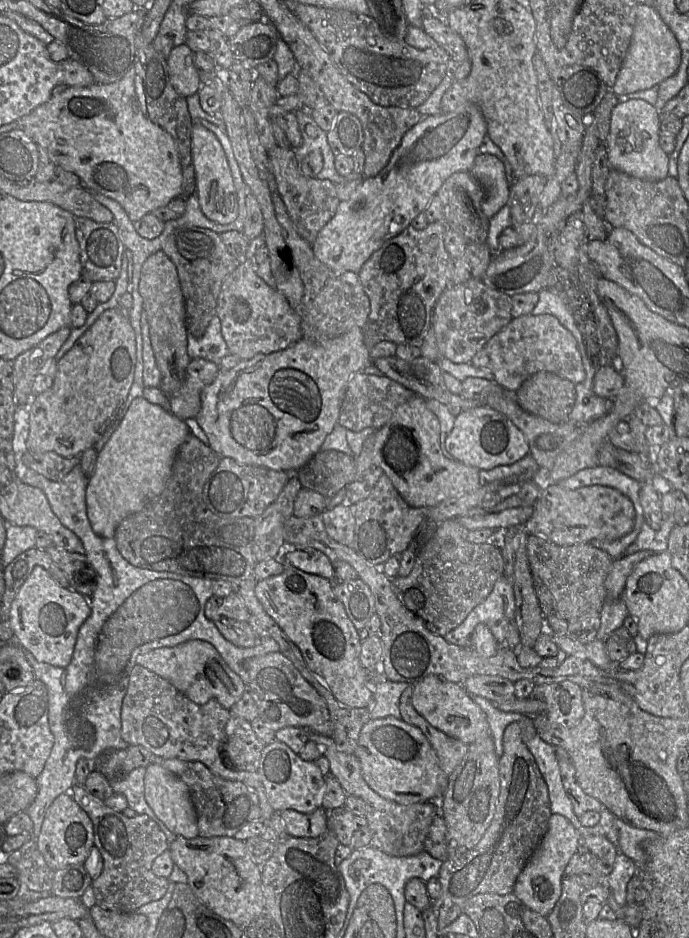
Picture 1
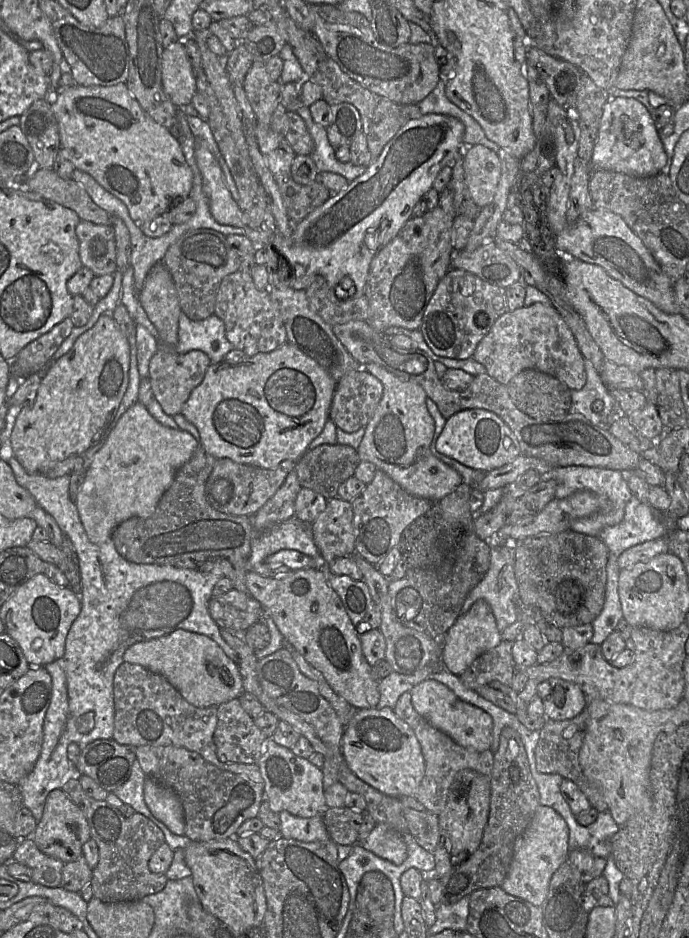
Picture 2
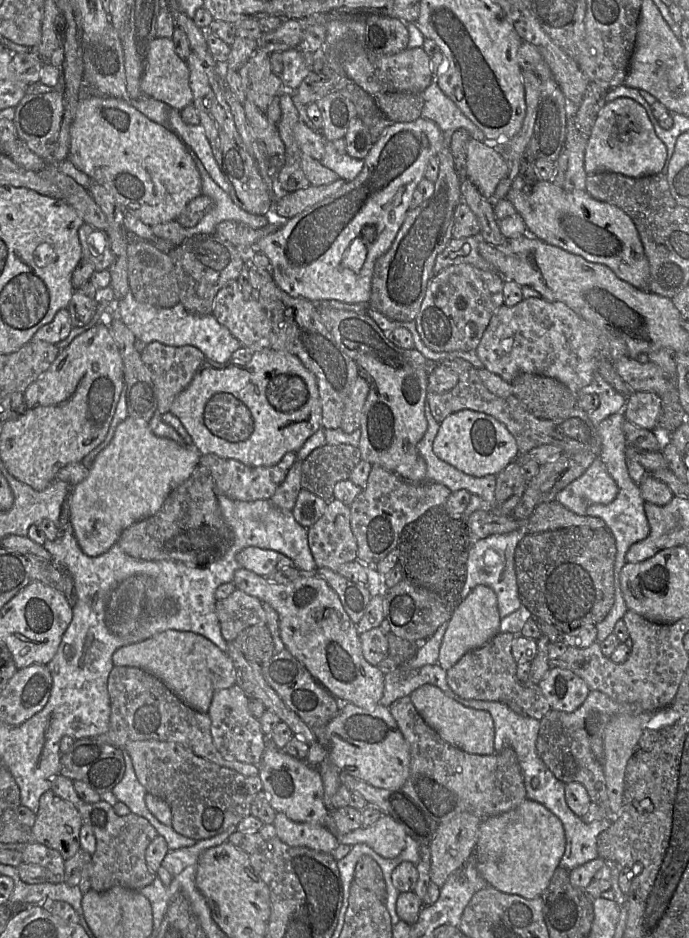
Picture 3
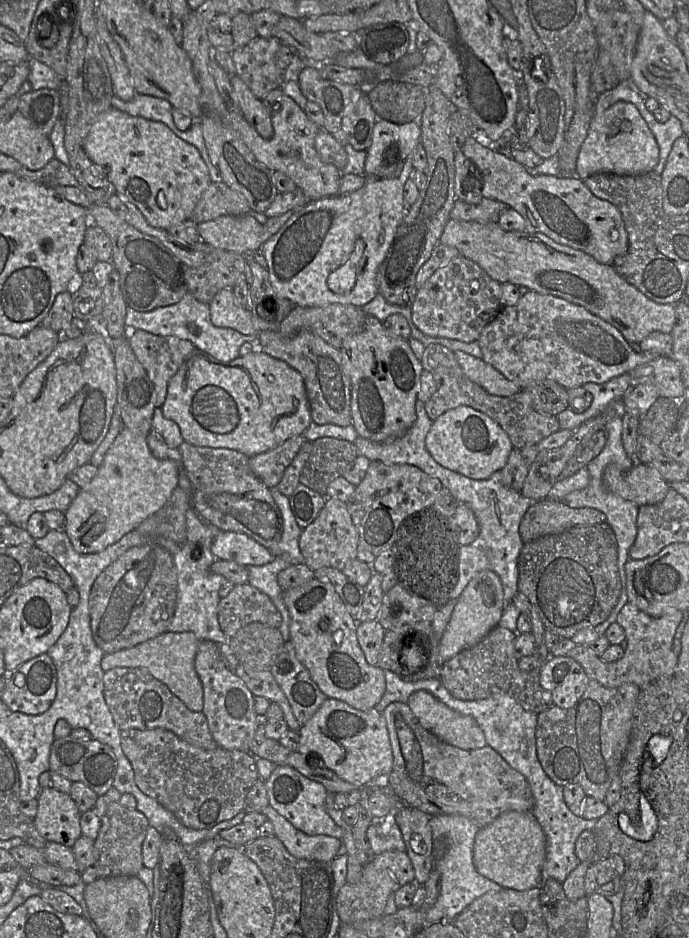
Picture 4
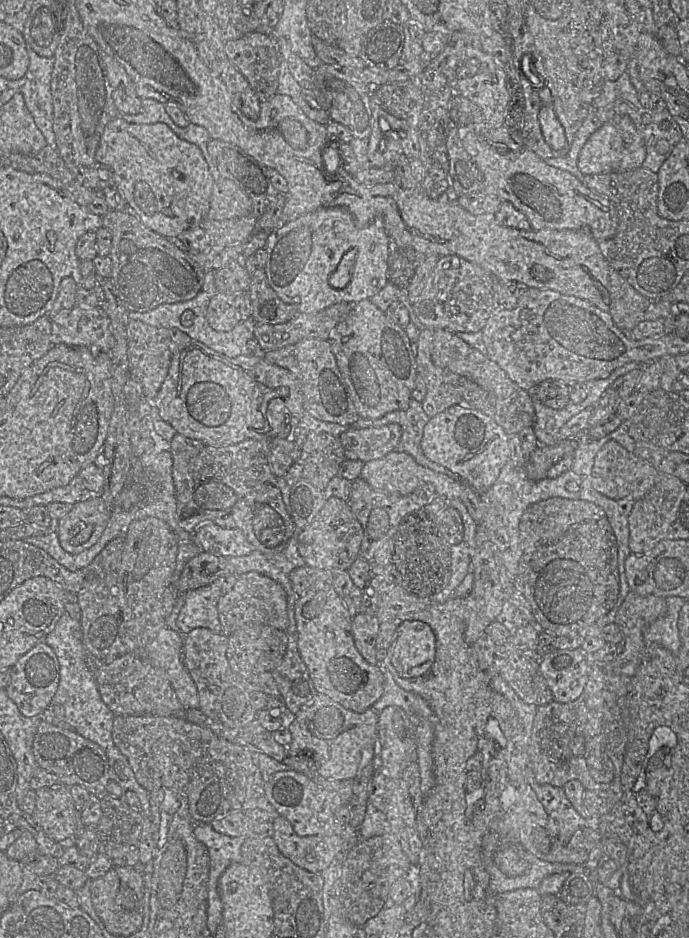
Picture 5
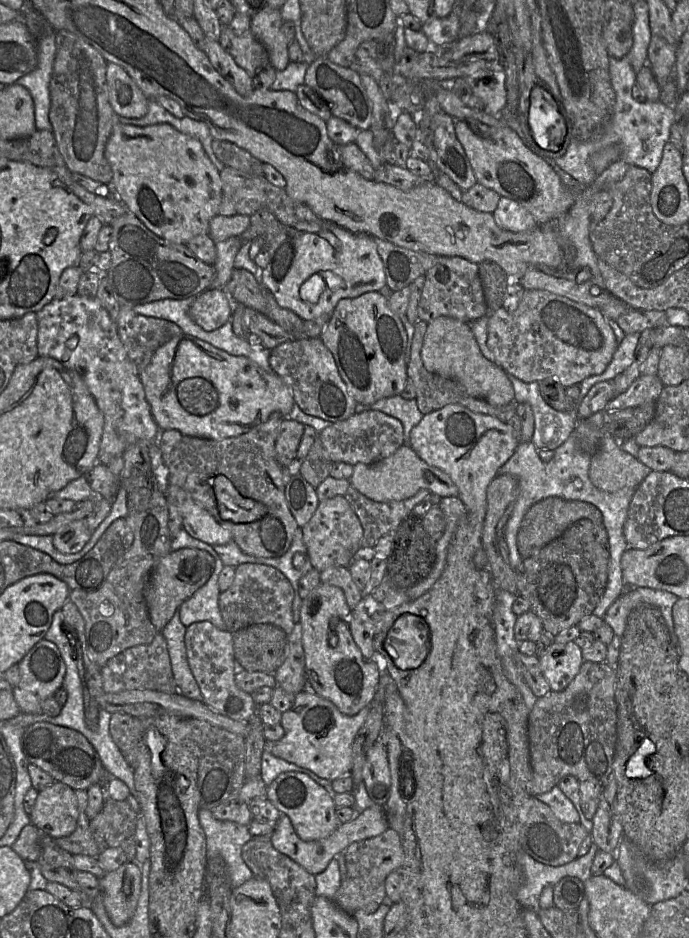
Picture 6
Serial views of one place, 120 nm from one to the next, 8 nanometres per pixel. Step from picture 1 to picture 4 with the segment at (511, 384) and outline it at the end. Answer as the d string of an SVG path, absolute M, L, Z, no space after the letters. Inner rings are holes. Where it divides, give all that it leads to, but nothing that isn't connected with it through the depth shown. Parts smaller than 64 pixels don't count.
M533 290L521 295L514 306L502 306L483 328L478 342L483 353L482 359L517 384L521 390L542 380L556 381L567 389L583 386L588 382L604 383L615 376L628 373L639 365L662 357L652 352L635 351L617 328L584 307Z

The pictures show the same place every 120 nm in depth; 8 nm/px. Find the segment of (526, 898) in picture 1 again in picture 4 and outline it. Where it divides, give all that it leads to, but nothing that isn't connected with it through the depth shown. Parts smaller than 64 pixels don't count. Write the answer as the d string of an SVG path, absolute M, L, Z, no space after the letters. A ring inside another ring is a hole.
M509 811L478 831L473 849L473 863L479 874L503 889L519 891L542 884L542 867L546 857L546 836L530 812Z

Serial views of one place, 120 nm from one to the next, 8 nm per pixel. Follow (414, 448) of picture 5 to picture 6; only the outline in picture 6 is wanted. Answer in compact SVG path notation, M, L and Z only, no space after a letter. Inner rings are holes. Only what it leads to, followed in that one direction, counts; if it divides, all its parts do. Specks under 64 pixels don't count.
M396 395L382 398L369 406L370 409L381 411L401 421L404 428L404 444L409 445L411 430L423 417L416 399L404 399Z

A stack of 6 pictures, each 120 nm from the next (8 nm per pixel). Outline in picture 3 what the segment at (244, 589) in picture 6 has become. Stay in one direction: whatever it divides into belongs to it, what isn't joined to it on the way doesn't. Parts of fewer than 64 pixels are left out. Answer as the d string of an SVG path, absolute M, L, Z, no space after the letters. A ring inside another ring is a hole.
M235 589L228 597L217 600L215 606L221 634L227 642L234 641L249 626L266 623L262 602L239 589Z

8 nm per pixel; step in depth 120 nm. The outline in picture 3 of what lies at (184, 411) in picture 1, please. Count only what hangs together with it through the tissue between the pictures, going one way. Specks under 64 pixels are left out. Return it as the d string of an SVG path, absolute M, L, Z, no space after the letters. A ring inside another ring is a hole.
M158 341L146 344L140 356L157 390L157 411L161 415L170 411L176 396L190 384L197 369L206 359L205 355L195 346L169 346Z

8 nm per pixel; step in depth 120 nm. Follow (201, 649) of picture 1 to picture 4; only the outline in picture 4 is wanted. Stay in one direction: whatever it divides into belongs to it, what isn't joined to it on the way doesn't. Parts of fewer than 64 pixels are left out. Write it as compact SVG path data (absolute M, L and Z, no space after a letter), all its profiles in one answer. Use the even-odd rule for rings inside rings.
M166 631L134 647L105 654L101 660L102 670L116 667L133 667L147 670L193 712L203 712L203 686L195 670L195 656L200 640L193 632Z

